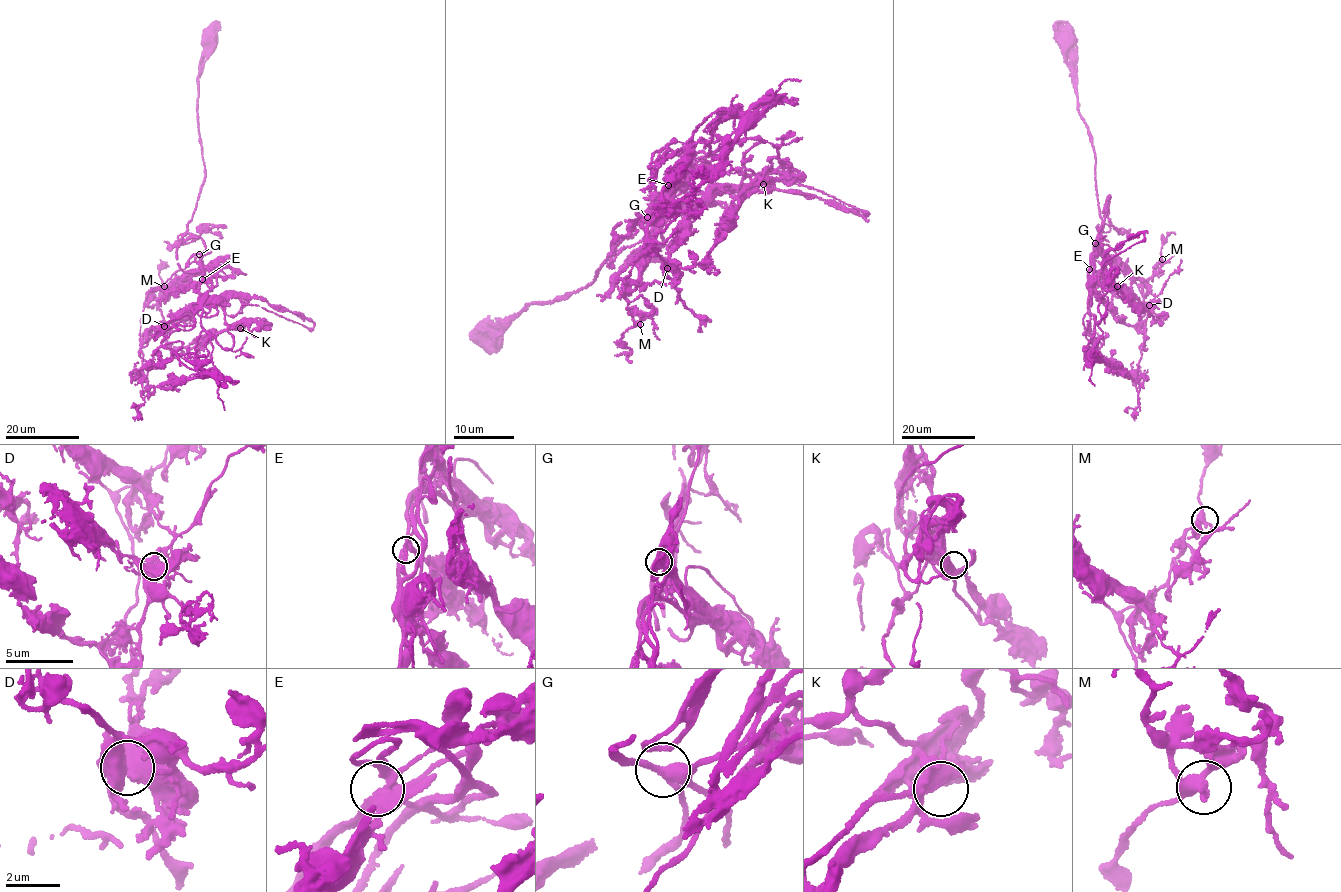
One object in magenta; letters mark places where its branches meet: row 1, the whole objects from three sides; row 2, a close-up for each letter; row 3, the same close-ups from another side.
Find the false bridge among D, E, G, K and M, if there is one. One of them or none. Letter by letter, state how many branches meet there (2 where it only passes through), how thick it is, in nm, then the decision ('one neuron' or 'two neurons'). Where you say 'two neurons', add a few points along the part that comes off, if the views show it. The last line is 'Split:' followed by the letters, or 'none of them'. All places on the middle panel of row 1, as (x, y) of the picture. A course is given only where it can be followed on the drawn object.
D: 6 branches meet; 550 nm thick; one neuron
E: 5 branches meet; 440 nm thick; one neuron
G: 4 branches meet; 340 nm thick; one neuron
K: 4 branches meet; 440 nm thick; one neuron
M: 4 branches meet; 400 nm thick; one neuron
Split: none of them

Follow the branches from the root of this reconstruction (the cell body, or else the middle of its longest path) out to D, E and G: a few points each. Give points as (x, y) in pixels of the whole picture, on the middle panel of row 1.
D: (487, 331), (590, 284), (610, 254), (652, 230), (685, 170), (647, 227), (667, 268)
E: (487, 331), (531, 302), (590, 284), (610, 254), (652, 230), (676, 188), (668, 185)
G: (487, 331), (505, 325), (531, 302), (548, 302), (590, 284), (610, 254), (633, 246), (652, 230), (647, 217)

